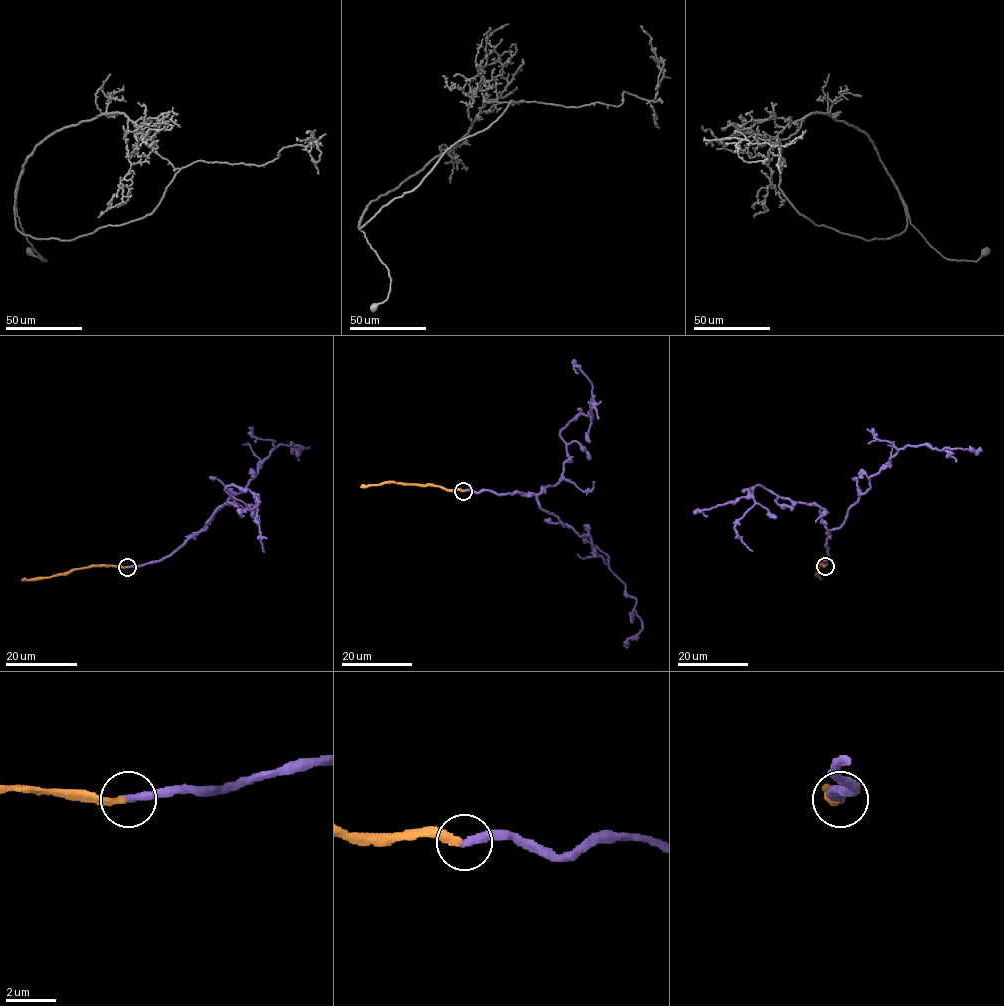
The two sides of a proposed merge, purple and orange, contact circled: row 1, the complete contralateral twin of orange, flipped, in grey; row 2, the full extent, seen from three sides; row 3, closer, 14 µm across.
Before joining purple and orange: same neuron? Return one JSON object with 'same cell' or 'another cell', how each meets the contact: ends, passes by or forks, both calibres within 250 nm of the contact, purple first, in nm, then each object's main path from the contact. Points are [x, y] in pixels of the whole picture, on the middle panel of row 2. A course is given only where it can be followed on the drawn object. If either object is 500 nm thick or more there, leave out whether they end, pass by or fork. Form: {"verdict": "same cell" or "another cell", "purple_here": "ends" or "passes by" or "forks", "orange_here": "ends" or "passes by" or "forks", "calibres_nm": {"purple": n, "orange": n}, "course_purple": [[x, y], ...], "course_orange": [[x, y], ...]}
{"verdict": "same cell", "purple_here": "ends", "orange_here": "ends", "calibres_nm": {"purple": 360, "orange": 260}, "course_purple": [[464, 491], [532, 493], [539, 507], [589, 536], [592, 549], [636, 600], [642, 629], [627, 639], [628, 646]], "course_orange": [[464, 491], [387, 482], [360, 486]]}

